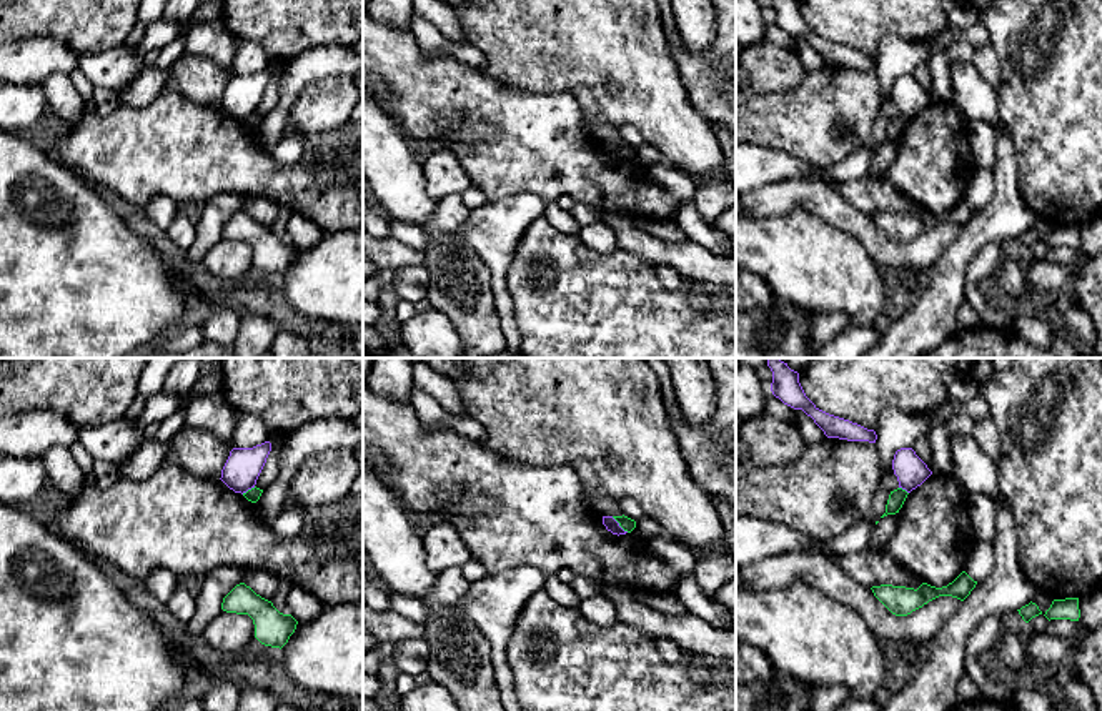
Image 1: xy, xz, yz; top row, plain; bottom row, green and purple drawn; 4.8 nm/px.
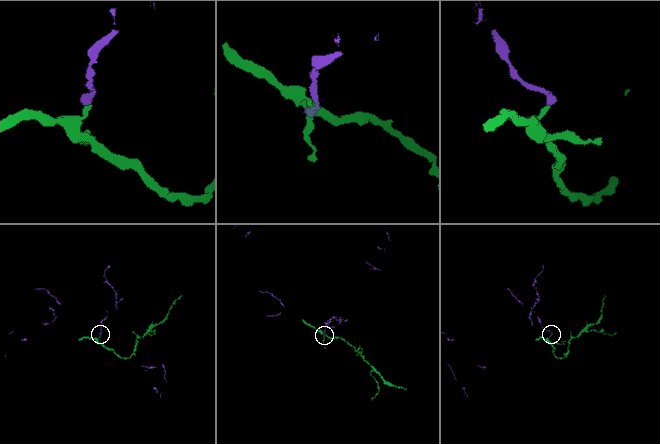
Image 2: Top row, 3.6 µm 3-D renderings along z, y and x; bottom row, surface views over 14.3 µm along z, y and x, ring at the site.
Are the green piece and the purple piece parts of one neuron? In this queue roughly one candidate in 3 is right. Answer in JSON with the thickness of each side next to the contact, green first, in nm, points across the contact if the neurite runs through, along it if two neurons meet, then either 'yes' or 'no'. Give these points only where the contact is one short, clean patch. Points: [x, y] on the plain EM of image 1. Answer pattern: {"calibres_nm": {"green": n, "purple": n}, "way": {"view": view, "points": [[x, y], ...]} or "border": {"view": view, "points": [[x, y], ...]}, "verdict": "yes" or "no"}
{"calibres_nm": {"green": 70, "purple": 70}, "border": {"view": "xz", "points": [[611, 144], [628, 159]]}, "verdict": "no"}

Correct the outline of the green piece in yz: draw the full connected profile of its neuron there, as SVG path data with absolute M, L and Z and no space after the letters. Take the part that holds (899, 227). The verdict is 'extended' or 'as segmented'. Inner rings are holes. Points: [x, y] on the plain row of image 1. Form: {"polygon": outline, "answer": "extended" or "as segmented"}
{"polygon": "M962 198L952 210L942 215L922 210L917 216L892 211L872 213L871 216L892 241L907 243L939 223L952 223L964 228L975 211L977 208Z", "answer": "as segmented"}

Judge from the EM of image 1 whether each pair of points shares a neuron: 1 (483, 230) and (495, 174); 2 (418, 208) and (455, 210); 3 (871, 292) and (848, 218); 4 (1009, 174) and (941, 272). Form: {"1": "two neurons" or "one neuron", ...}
{"1": "two neurons", "2": "two neurons", "3": "two neurons", "4": "one neuron"}

